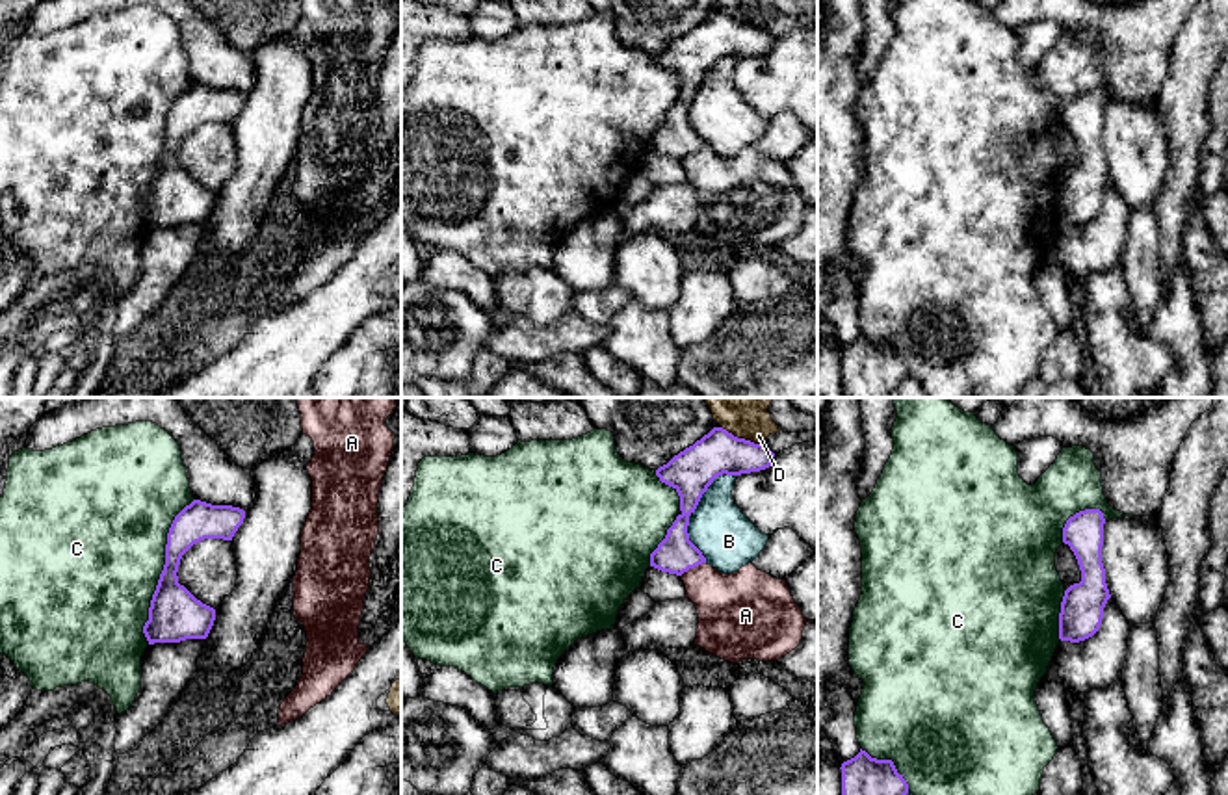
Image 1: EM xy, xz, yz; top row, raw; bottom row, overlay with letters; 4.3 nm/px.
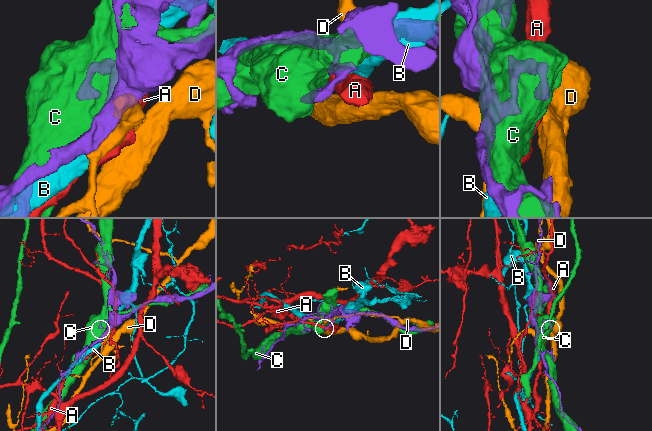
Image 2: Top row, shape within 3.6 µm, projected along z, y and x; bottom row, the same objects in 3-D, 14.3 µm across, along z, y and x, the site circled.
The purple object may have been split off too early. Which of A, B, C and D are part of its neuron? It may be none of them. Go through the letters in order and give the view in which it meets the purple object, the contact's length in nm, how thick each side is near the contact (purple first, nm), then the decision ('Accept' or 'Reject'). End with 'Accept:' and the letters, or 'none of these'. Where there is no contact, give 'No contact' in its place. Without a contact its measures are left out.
A: Touches purple in xz. Shared border 130 nm. Thickness 170 nm (purple) against 300 nm. Reject
B: Touches purple in xz. Shared border 260 nm. Thickness 190 nm (purple) against 240 nm. Reject
C: Touches purple in xy. Shared border 650 nm. Thickness 220 nm (purple) against 500 nm. Reject
D: Touches purple in xz. Shared border 220 nm. Thickness 190 nm (purple) against 260 nm. Reject
Accept: none of these

